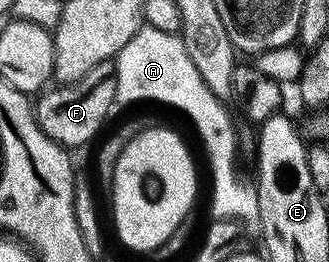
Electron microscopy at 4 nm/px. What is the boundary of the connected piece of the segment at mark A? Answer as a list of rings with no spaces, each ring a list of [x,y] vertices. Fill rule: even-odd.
[[[143,25],[133,39],[114,59],[117,76],[116,101],[123,104],[151,100],[171,106],[183,112],[196,126],[211,162],[213,192],[211,194],[211,216],[234,218],[243,227],[244,235],[250,239],[262,239],[260,200],[254,183],[245,184],[237,168],[237,132],[224,106],[224,101],[216,97],[197,68],[190,60],[185,44],[179,34],[158,31]]]

